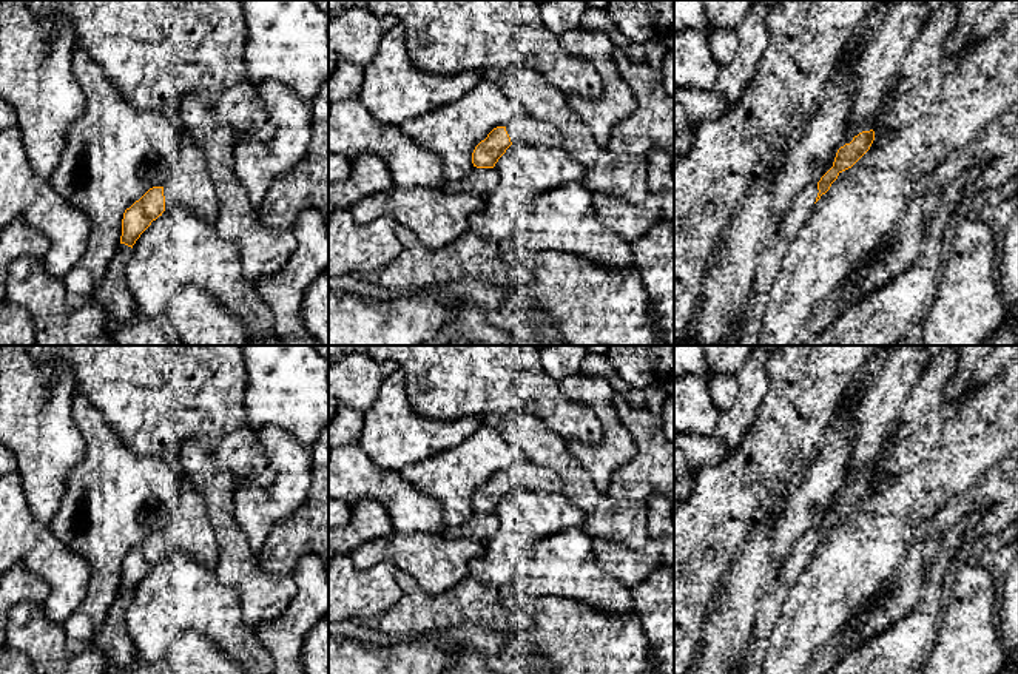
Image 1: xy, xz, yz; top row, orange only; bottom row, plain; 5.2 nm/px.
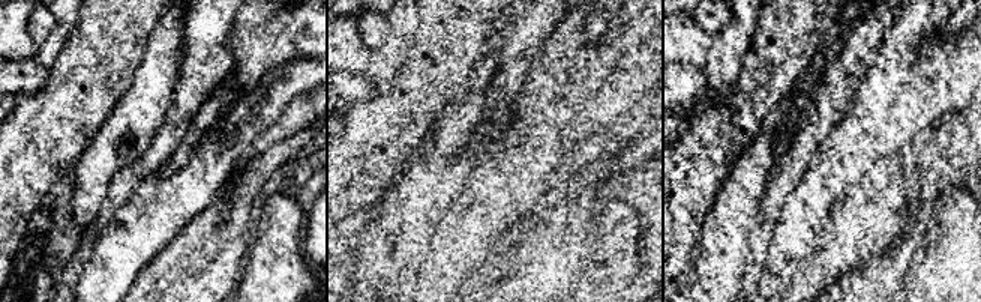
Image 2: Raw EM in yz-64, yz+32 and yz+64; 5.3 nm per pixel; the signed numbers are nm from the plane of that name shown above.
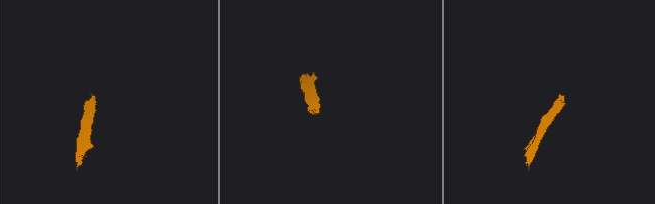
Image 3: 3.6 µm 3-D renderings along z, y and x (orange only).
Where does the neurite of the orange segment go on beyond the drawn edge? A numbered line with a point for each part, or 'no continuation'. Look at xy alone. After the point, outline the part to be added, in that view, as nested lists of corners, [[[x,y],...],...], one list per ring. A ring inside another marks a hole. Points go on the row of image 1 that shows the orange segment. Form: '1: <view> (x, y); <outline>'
1: xy (190, 185); [[[185,133],[179,134],[176,162],[163,185],[165,207],[193,208],[208,225],[216,225],[217,199],[207,157]]]

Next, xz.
1: xz (523, 128); [[[517,105],[515,116],[506,125],[506,131],[512,143],[558,148],[563,142],[563,136],[554,123],[531,116],[521,105]]]

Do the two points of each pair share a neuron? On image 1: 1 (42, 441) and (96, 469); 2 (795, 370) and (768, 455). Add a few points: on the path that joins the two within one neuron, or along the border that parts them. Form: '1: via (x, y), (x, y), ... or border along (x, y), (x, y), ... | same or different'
1: border along (77, 426), (84, 458), (68, 475), (64, 494) | different
2: via (796, 392), (788, 401), (788, 429), (785, 434) | same

